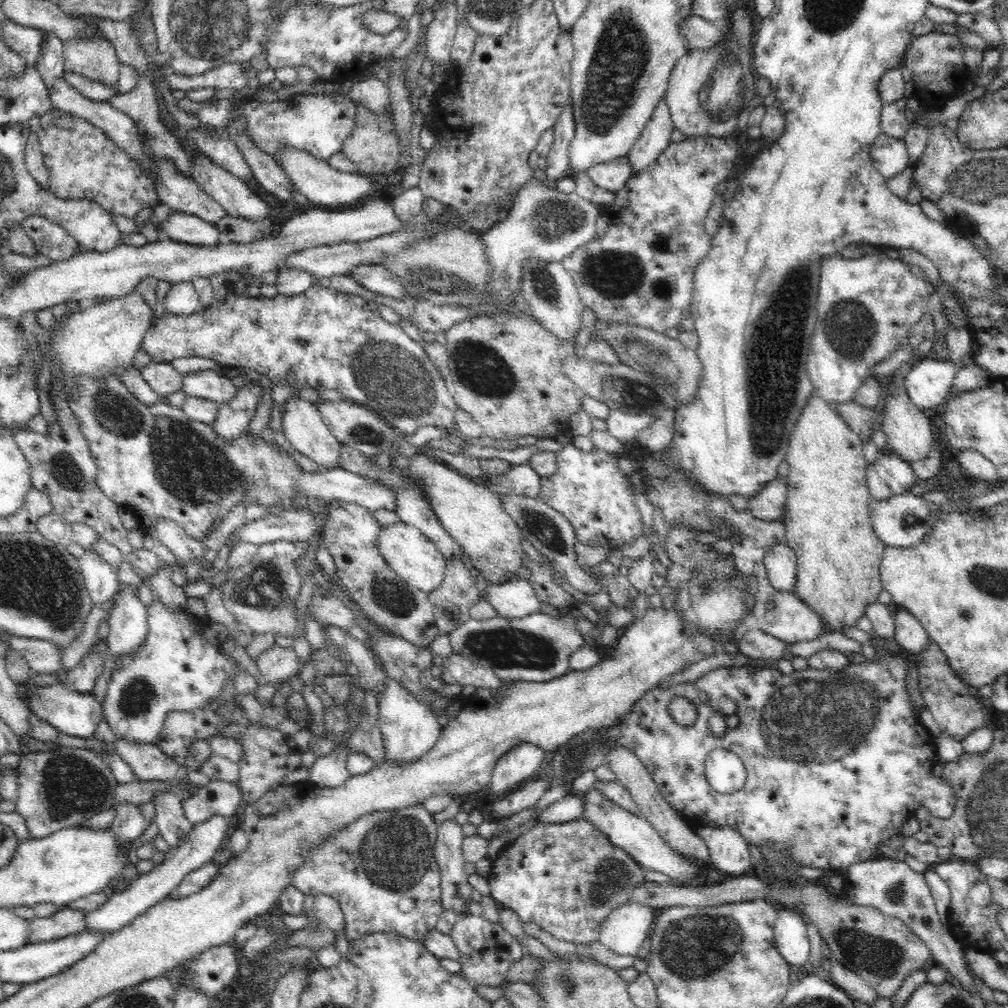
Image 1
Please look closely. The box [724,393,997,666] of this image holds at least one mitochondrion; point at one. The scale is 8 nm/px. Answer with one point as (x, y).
(910, 521)

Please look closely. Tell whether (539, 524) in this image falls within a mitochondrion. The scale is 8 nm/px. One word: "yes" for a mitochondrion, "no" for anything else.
yes

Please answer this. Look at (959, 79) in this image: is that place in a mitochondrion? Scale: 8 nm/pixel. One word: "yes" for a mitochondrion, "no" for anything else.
no

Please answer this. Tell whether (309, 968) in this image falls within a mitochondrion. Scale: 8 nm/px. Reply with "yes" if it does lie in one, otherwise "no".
no

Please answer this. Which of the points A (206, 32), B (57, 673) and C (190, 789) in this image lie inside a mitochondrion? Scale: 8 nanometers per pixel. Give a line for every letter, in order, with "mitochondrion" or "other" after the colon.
A: mitochondrion
B: other
C: other

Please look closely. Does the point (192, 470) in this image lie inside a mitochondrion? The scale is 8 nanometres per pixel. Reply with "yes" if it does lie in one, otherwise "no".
yes

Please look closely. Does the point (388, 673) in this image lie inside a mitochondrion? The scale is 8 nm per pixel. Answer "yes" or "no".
no

